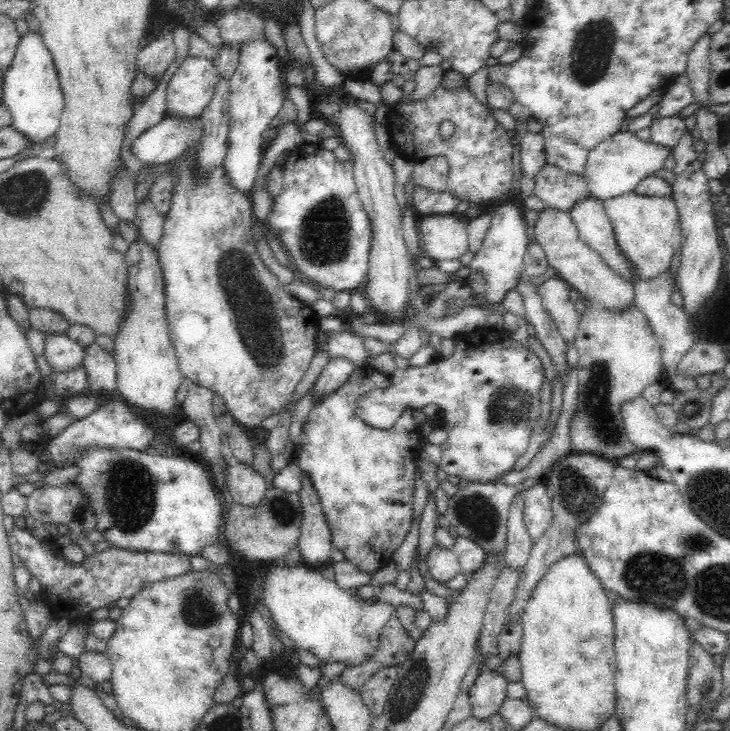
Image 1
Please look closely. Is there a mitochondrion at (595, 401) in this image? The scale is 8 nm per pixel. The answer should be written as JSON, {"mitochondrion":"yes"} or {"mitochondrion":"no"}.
{"mitochondrion":"yes"}

